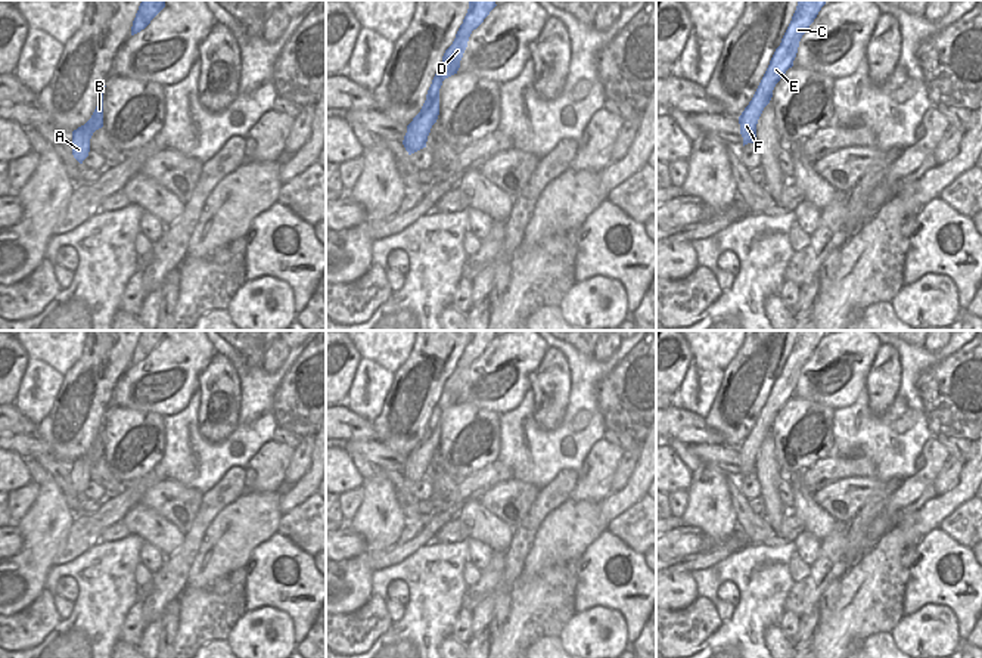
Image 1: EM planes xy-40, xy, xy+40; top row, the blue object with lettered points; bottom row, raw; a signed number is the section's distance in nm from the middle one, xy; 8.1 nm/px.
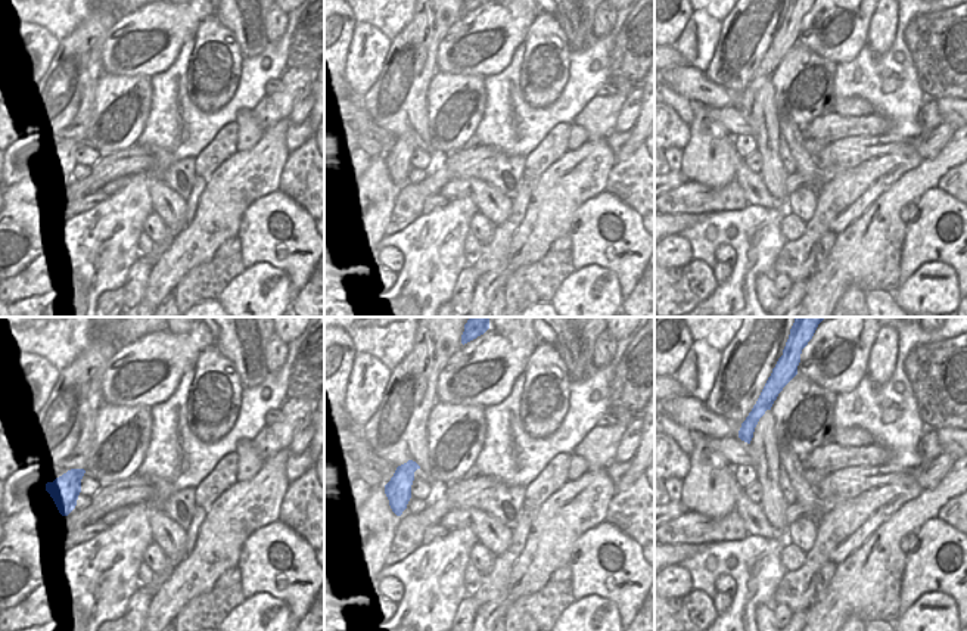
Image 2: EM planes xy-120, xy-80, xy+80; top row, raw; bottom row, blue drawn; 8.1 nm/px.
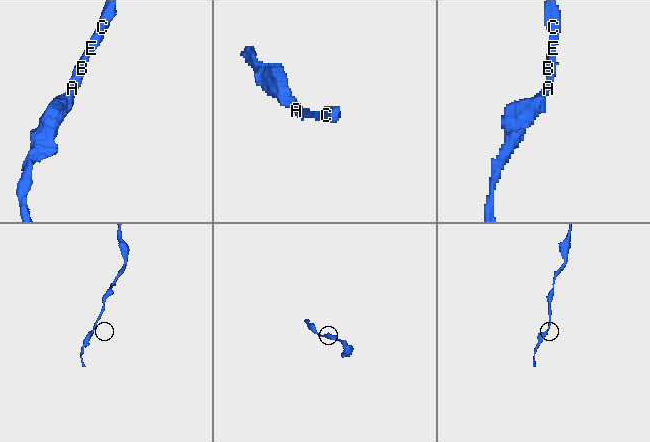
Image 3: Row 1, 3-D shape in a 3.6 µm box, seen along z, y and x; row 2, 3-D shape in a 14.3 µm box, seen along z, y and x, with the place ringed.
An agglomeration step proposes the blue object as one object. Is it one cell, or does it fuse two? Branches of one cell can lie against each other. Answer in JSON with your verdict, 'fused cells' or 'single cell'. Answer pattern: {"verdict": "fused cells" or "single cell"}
{"verdict": "single cell"}

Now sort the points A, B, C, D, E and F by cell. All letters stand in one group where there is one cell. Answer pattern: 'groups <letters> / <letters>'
groups A B C D E F

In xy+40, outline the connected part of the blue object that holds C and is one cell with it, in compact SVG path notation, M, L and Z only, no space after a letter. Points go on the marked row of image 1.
M798 0L796 10L780 46L776 49L752 100L739 117L743 146L755 143L758 120L764 108L770 103L776 84L786 71L793 66L801 38L814 22L826 1L827 0Z

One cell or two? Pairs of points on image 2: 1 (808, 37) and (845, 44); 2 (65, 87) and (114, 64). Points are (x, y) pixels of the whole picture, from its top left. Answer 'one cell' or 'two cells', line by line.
1: one cell
2: two cells

